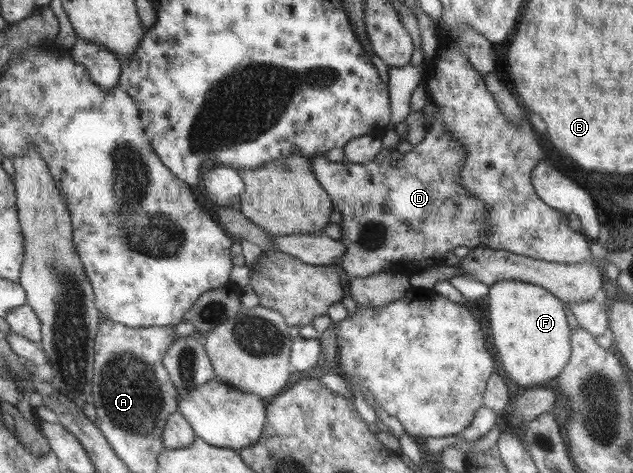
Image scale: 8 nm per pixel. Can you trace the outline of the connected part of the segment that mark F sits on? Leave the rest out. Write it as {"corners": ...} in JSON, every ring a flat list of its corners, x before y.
{"corners":[[525,281,493,283,487,294,487,321,491,337,507,377,521,387,552,383,570,360,571,330,563,300,547,289]]}

